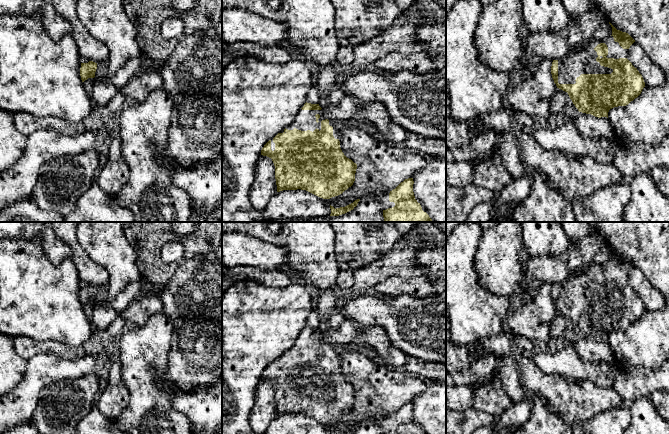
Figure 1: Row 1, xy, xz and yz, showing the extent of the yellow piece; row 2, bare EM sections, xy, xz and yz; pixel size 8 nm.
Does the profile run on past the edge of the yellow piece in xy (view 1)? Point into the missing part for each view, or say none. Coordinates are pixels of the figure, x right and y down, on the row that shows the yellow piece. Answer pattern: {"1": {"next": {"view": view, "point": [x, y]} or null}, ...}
{"1": {"next": null}}

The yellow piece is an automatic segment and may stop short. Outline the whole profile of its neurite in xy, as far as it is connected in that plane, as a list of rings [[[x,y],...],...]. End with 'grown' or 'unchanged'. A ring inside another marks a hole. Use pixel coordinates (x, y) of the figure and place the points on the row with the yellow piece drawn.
[[[89,61],[88,63],[81,63],[80,76],[82,82],[87,80],[88,78],[94,78],[96,69],[97,63],[93,61]]]; unchanged

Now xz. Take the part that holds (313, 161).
[[[305,103],[295,120],[269,140],[261,150],[261,155],[272,159],[275,166],[277,192],[283,190],[306,190],[320,198],[330,199],[342,194],[355,181],[357,164],[347,158],[340,148],[337,123],[322,115],[319,104]]]; grown

